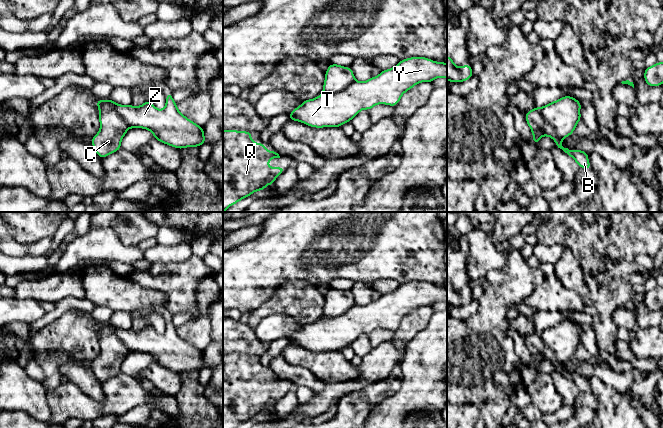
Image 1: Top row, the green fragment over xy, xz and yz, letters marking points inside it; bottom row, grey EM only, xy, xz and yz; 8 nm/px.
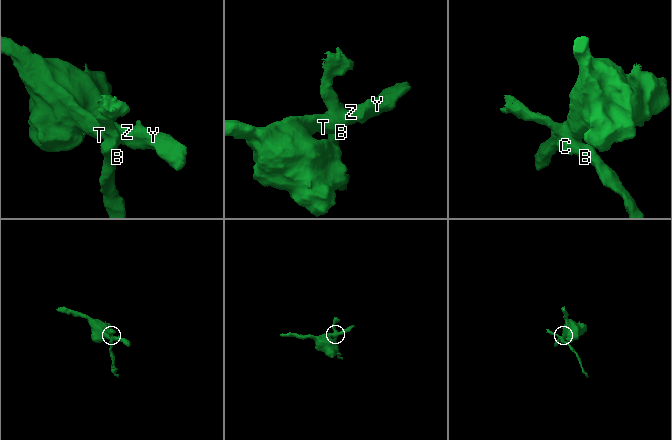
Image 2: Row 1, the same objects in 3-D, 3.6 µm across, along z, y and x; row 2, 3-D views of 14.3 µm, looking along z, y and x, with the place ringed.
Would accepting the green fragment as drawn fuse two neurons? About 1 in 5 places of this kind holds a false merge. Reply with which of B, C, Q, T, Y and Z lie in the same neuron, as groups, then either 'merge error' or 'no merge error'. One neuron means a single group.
B C / Q T Y Z; merge error

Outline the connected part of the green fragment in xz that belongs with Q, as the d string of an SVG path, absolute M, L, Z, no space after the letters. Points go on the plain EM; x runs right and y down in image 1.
M223 354L223 428L236 428L256 415L265 414L285 395L284 391L269 391L268 386L280 382L279 378L265 373L264 367L252 365L251 361L251 356Z

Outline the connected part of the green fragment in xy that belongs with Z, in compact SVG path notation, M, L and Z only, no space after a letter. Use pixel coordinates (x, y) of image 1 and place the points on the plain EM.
M171 316L167 318L166 329L162 334L149 325L138 331L117 328L110 323L96 323L96 327L99 336L107 328L124 343L129 352L147 353L154 363L177 373L199 371L206 366L204 352L179 336Z

